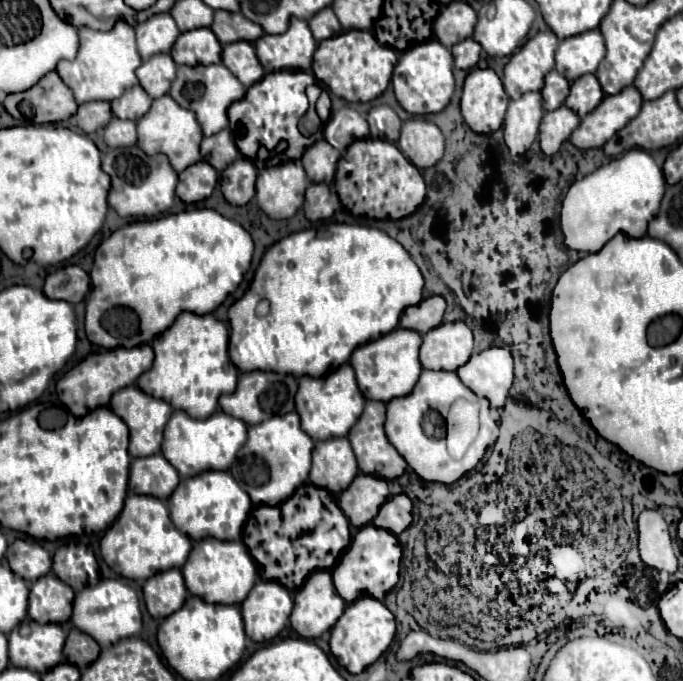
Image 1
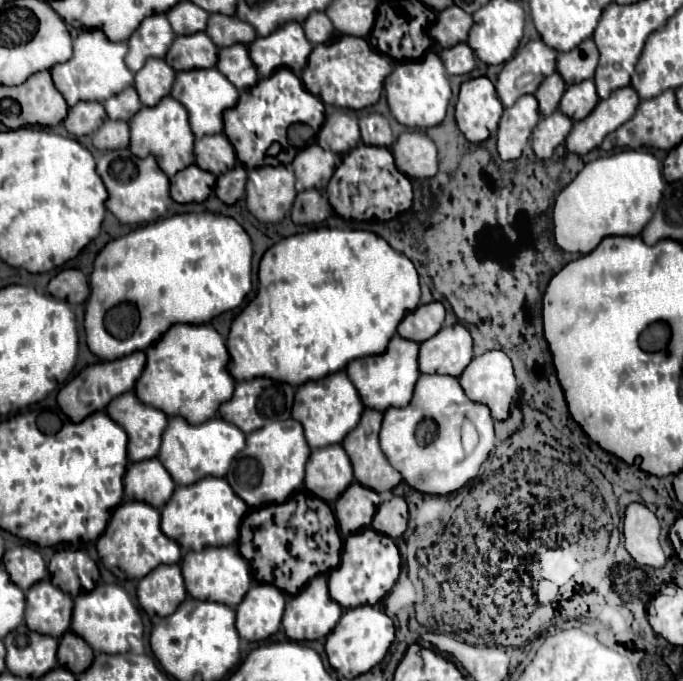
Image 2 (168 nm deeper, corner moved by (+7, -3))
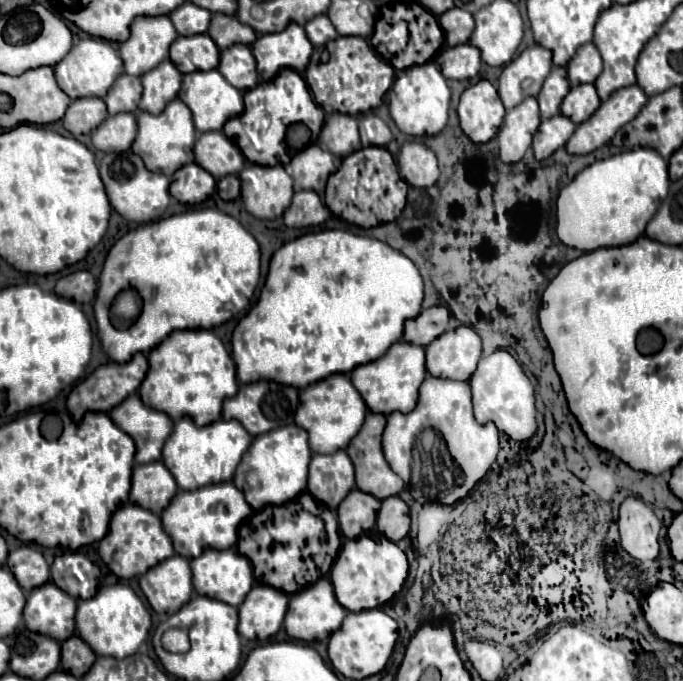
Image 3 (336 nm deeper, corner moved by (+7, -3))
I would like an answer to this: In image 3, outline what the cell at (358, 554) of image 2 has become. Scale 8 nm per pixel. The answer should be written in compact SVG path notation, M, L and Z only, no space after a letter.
M369 533L359 539L345 541L339 559L331 569L331 583L339 603L347 611L363 611L363 609L383 607L393 595L397 595L403 589L407 573L409 573L409 563L405 553L385 535Z

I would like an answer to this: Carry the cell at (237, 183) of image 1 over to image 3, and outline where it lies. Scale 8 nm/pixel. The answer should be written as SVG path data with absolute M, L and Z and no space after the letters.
M227 175L217 181L217 193L225 201L233 201L239 197L239 179L235 175Z

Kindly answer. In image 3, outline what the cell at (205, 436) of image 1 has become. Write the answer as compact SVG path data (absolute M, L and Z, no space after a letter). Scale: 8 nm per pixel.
M183 417L175 423L171 439L163 447L163 463L175 477L179 489L205 487L207 483L231 481L233 473L251 445L251 435L241 423L219 419L207 427L197 427L191 417Z

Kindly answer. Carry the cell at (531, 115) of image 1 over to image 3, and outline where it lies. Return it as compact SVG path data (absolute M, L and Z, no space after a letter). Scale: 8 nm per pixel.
M527 97L523 103L507 111L497 133L497 143L501 151L499 157L503 163L519 163L523 159L525 151L531 147L539 123L541 115L535 97Z

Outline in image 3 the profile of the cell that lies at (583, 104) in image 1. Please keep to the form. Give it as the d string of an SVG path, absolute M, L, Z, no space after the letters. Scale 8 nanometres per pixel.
M577 85L577 87L571 87L571 91L567 93L567 99L563 99L561 113L579 125L585 119L589 119L599 105L601 101L593 85Z

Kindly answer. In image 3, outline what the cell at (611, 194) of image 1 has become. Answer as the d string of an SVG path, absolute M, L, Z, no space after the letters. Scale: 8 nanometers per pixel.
M651 147L623 151L595 161L561 189L557 197L557 235L565 245L581 251L633 243L645 233L649 219L667 197L667 191L667 161Z

